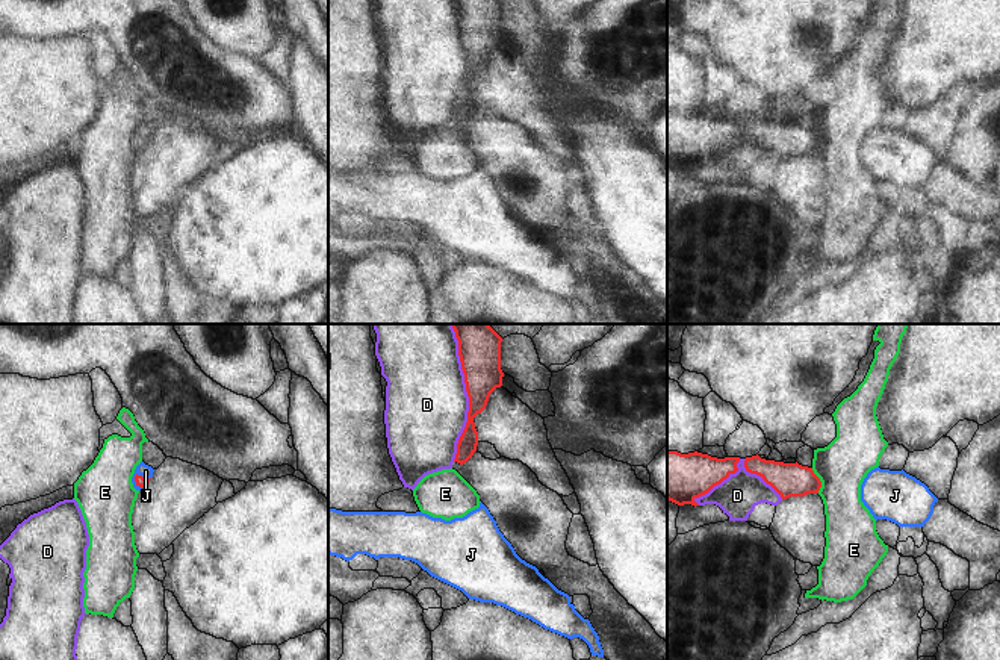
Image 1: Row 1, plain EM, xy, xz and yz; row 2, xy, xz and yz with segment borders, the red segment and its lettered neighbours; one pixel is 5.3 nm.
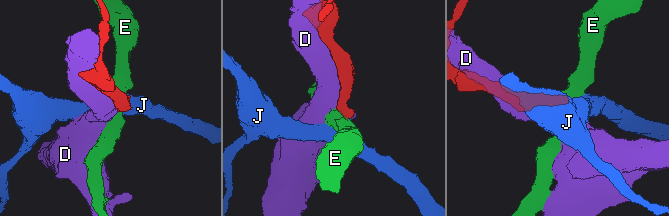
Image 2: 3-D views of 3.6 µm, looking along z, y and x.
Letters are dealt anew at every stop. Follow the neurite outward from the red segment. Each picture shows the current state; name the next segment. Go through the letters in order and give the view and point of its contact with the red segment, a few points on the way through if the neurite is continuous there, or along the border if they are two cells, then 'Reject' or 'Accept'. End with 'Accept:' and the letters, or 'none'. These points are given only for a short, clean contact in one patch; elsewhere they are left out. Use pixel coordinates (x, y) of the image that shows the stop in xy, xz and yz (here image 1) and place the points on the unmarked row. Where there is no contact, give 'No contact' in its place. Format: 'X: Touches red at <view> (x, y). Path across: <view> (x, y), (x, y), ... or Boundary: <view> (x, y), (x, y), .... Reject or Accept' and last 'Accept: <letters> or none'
D: Touches red at xz (469, 61). Reject
E: Touches red at yz (819, 141). Boundary: yz (811, 129), (820, 143), (819, 153). Reject
J: Touches red at xy (139, 136). Path across: xy (141, 143), (139, 136), (145, 132). Accept
Accept: J.

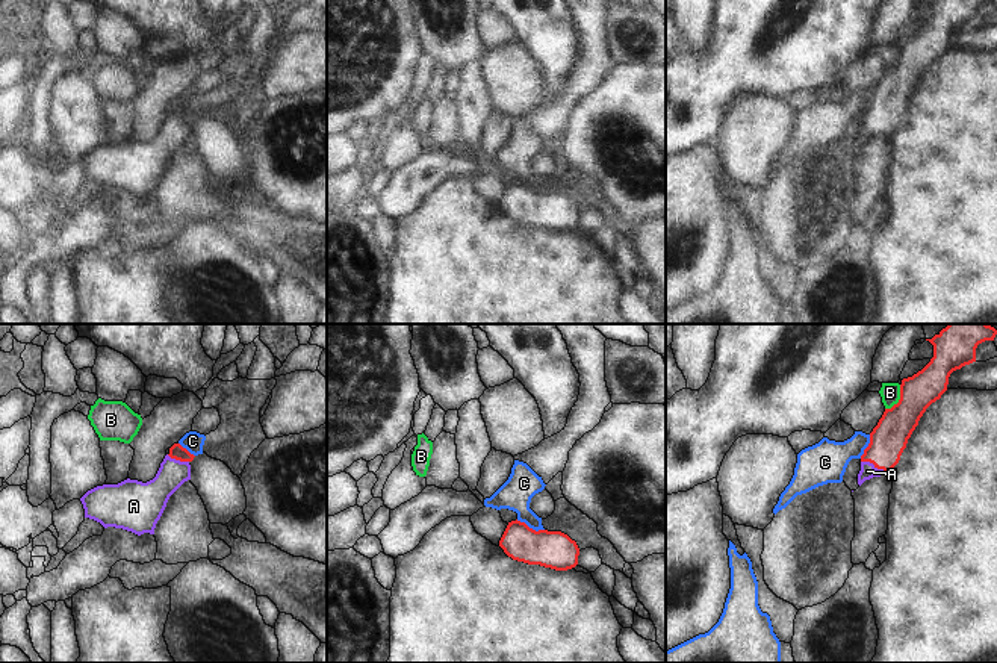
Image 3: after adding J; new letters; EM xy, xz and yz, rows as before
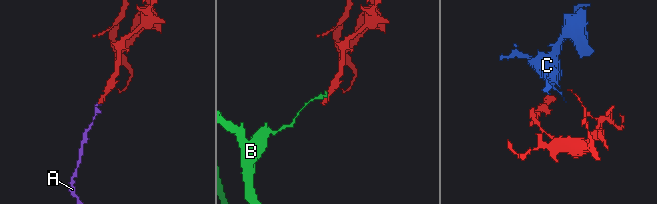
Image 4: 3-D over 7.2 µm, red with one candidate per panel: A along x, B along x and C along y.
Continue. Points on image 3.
A: Touches red at yz (873, 124). Path across: yz (888, 100), (884, 114), (873, 124), (867, 132). Accept
B: Touches red at yz (899, 61). Boundary: yz (900, 46), (900, 59), (885, 70). Reject
C: Touches red at xz (528, 188). Boundary: xz (516, 180), (536, 191), (543, 191). Reject
Accept: A.

